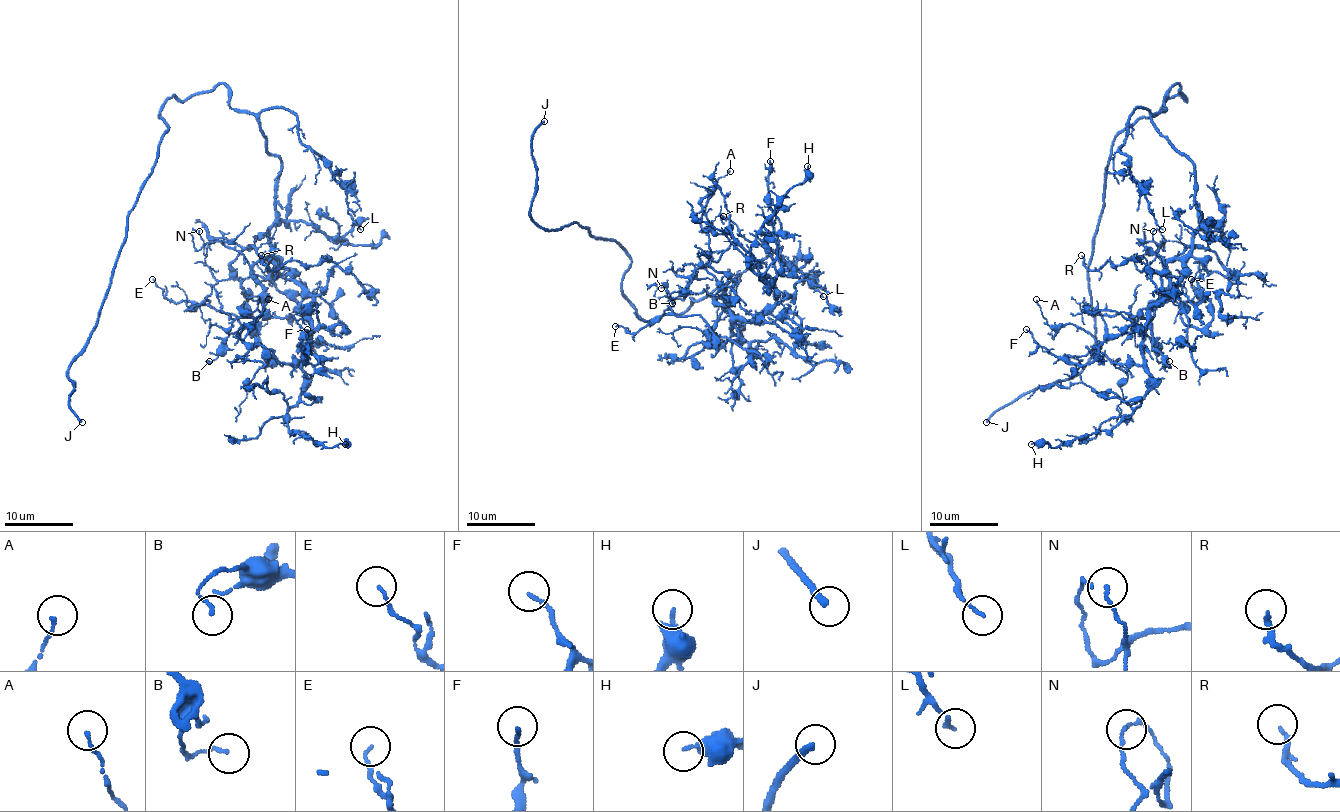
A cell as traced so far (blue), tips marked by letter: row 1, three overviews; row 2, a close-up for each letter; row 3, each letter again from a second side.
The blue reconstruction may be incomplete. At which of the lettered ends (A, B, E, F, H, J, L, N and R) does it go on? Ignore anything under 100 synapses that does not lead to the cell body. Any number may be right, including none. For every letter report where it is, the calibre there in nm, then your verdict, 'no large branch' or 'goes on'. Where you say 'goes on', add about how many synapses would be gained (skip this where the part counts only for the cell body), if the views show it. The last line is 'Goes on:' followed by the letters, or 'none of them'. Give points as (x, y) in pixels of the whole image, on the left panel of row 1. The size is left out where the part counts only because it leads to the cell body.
A: at (268, 299); 120 nm thick; no large branch
B: at (209, 361); 130 nm thick; no large branch
E: at (152, 279); 90 nm thick; no large branch
F: at (307, 329); 120 nm thick; no large branch
H: at (345, 444); 400 nm thick; no large branch
J: at (82, 422); 240 nm thick; goes on
L: at (360, 229); 140 nm thick; no large branch
N: at (199, 231); 100 nm thick; no large branch
R: at (261, 255); 170 nm thick; no large branch
Goes on: J

